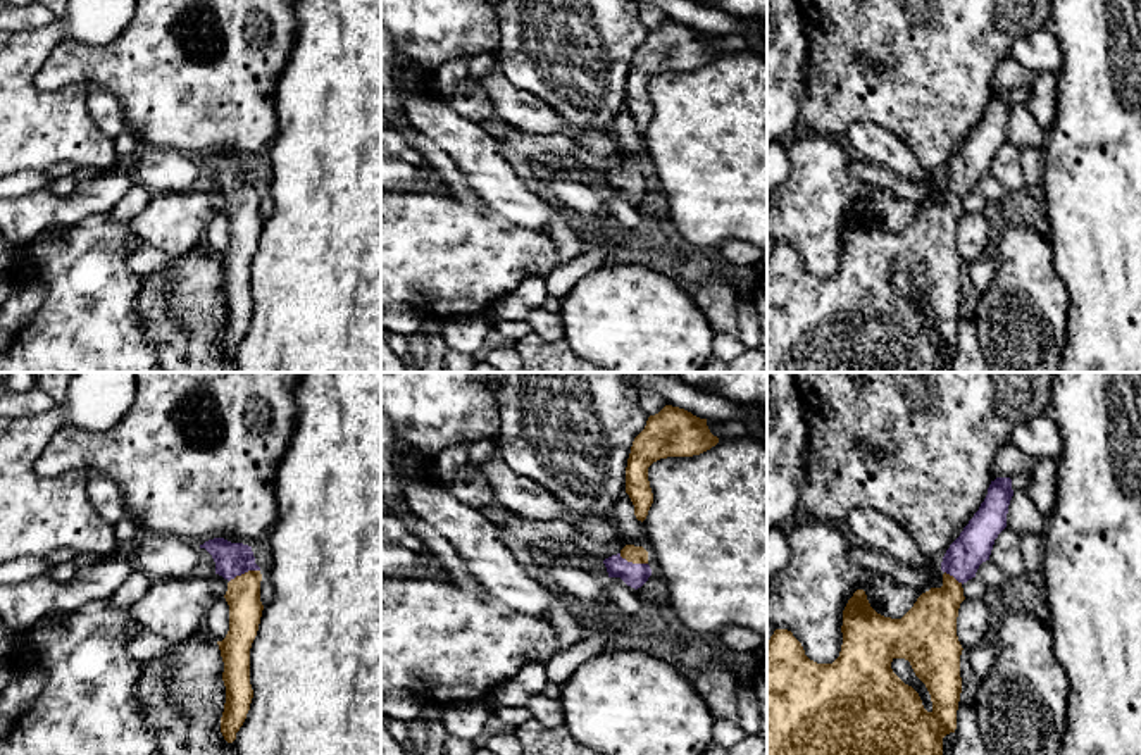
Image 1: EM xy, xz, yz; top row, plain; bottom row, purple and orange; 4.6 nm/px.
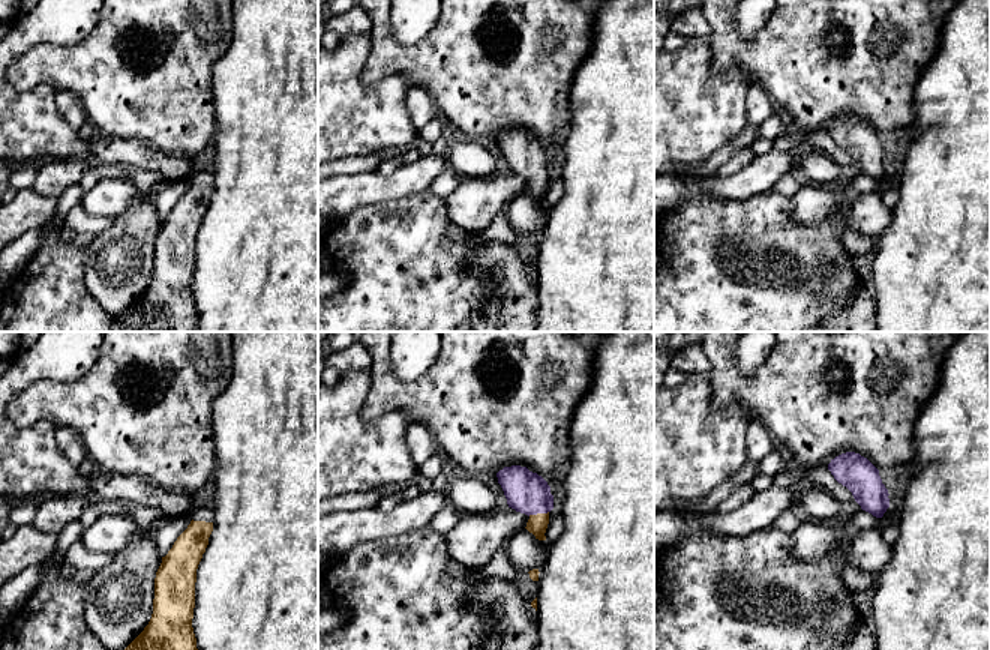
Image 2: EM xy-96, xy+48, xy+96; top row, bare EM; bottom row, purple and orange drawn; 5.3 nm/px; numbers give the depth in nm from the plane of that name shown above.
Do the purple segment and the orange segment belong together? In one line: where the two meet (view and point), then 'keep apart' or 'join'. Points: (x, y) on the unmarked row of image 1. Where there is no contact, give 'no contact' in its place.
meets purple in xy at (243, 187); join

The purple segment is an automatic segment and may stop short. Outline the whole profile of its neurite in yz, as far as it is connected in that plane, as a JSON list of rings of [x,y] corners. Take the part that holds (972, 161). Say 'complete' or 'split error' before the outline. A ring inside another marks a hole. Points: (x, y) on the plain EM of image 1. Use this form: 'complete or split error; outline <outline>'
split error; outline [[[996,91],[979,124],[946,164],[941,184],[943,200],[922,207],[901,231],[877,228],[864,203],[857,203],[843,224],[843,259],[832,278],[817,278],[805,269],[801,257],[788,243],[776,243],[767,255],[767,372],[943,372],[943,352],[957,343],[962,307],[957,231],[965,214],[962,198],[976,191],[979,179],[989,174],[994,153],[1007,141],[1008,119],[1013,110],[1012,93]],[[895,272],[910,276],[926,298],[932,324],[927,326],[919,307],[891,283]]]

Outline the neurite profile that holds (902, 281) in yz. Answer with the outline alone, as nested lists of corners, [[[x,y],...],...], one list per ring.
[[[893,272],[891,283],[905,298],[912,300],[919,307],[924,322],[932,326],[931,309],[926,298],[915,290],[910,276],[905,272]]]

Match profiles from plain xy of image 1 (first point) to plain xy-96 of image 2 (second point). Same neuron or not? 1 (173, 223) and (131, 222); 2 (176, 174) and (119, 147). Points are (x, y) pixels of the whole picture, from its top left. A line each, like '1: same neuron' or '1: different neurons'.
1: different neurons
2: same neuron

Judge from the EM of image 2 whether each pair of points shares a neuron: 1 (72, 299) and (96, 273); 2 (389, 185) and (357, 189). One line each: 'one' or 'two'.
1: two
2: one

